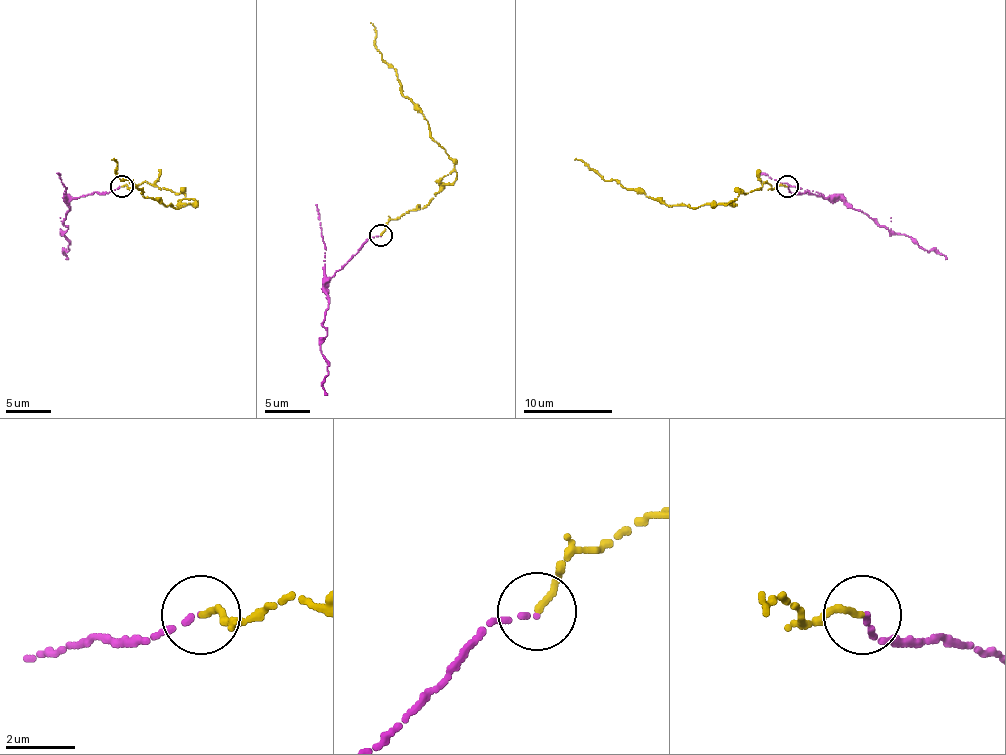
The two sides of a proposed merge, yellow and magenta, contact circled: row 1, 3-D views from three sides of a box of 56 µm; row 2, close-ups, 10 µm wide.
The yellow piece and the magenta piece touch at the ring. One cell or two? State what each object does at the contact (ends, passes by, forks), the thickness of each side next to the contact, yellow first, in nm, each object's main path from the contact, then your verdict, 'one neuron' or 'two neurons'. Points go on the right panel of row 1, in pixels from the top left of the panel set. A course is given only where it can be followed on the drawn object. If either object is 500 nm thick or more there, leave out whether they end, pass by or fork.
yellow ends there; magenta ends there; 190 nm thick on the yellow side, 130 nm on the other; yellow runs (786, 186), (771, 188), (766, 181), (730, 203), (666, 206), (623, 188), (614, 179), (605, 181), (574, 159); magenta runs (788, 186), (791, 192), (844, 199), (896, 235), (911, 237), (922, 248), (938, 250), (947, 259); one neuron

